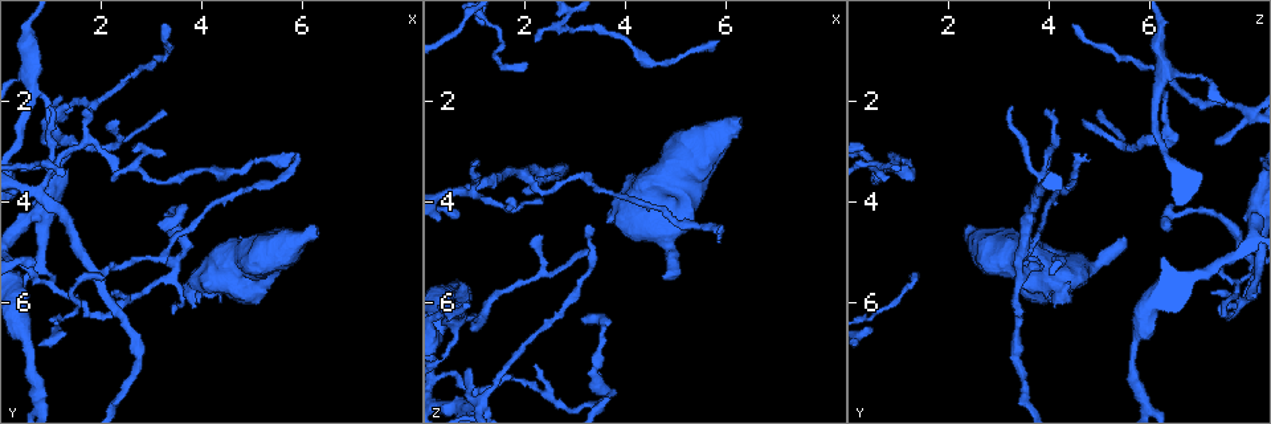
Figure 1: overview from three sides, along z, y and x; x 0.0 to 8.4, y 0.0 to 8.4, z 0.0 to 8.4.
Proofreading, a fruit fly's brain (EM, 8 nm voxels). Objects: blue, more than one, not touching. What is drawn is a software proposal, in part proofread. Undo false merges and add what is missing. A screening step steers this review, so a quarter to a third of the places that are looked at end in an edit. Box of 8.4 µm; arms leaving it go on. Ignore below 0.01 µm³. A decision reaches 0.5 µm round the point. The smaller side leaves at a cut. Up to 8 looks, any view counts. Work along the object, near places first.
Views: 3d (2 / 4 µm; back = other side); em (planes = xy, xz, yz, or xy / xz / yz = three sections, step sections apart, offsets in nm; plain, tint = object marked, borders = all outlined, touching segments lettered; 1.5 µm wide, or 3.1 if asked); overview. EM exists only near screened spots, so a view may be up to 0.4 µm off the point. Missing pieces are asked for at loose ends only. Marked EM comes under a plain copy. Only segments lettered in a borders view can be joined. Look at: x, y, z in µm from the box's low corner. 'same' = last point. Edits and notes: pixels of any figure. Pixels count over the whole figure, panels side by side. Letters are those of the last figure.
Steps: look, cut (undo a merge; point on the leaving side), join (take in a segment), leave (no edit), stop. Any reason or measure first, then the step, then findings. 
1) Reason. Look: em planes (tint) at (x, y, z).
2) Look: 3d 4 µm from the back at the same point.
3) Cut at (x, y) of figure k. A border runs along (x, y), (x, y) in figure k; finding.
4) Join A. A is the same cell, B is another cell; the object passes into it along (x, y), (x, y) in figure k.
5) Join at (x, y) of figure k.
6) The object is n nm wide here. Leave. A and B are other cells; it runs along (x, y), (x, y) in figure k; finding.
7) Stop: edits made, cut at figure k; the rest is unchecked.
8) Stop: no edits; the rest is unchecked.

Look: em xz step 4 (tint) at (1.25, 2.10, 7.80).

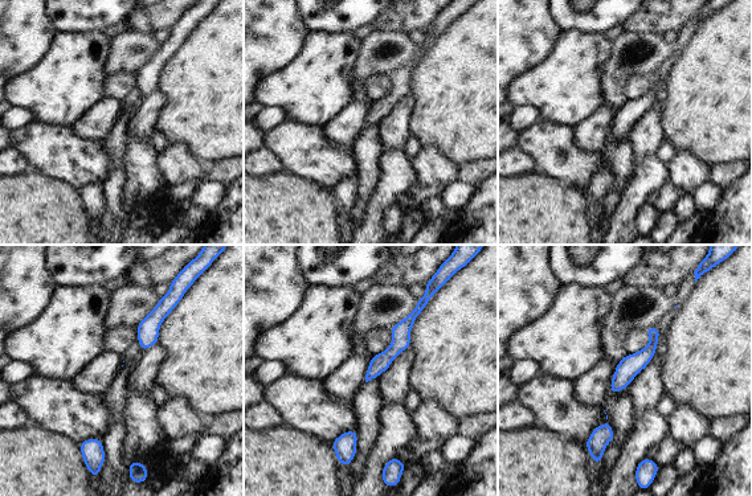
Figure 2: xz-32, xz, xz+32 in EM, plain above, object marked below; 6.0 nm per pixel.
Look: em planes (borders) at the same point.

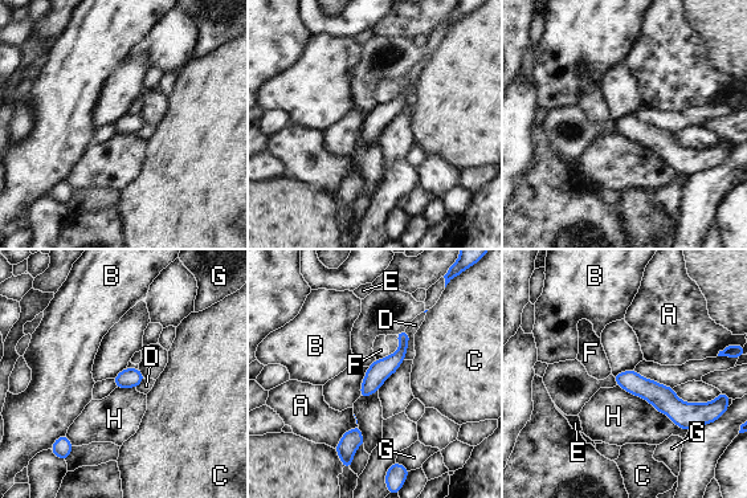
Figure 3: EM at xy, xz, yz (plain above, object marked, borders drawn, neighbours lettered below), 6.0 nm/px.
The longest contact is with H, 500 nm. Leave. A, B, C, D, E, F, G and H are other cells; one neuron here.

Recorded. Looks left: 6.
Look: em planes (borders) at (1.00, 5.55, 7.80).

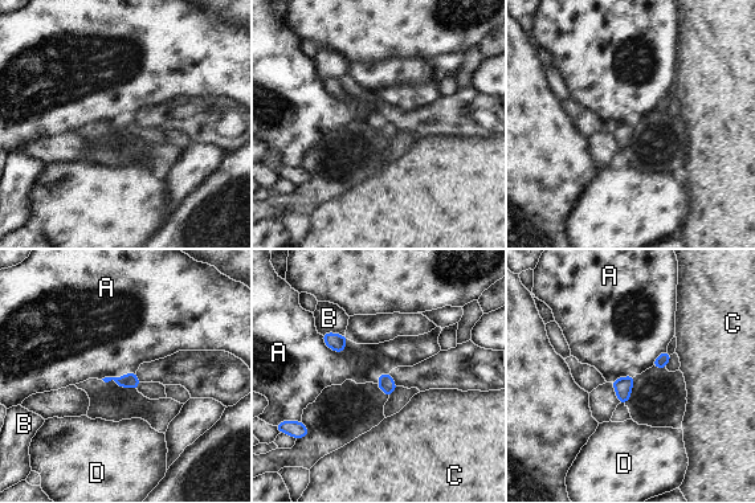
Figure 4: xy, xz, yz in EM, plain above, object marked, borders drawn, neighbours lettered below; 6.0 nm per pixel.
The object is 100 nm wide here. Cut at (131, 379) of figure 4. A, B, C and D are other cells; a border runs along (123, 376), (130, 387) in figure 4; two neurons meet here.

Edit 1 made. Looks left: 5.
Branch stops here. Look: 3d 4 µm at (3.30, 2.25, 4.95).

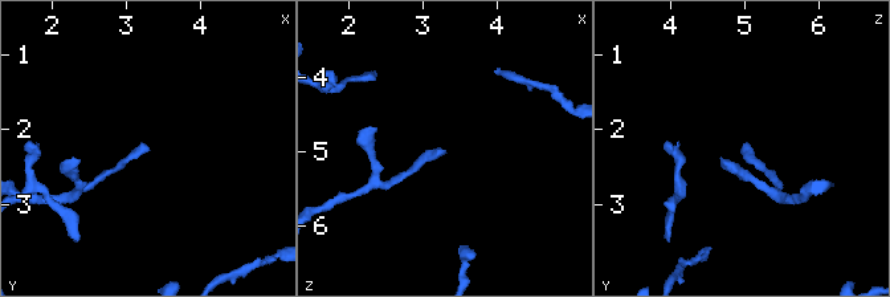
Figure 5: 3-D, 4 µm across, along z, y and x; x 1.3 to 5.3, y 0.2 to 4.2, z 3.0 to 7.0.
Now the EM. Look: em yz step 8 (borders) at (3.30, 2.25, 4.95).

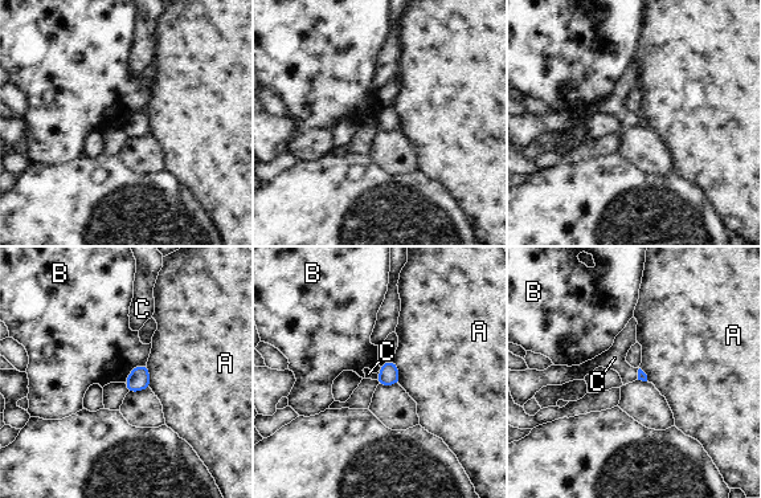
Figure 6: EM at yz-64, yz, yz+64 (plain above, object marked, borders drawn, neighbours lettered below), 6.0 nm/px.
Leave. A, B and C are other cells; none of them fits.

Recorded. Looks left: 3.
Stop: edits made, cut at figure 4; the rest is unchecked.

